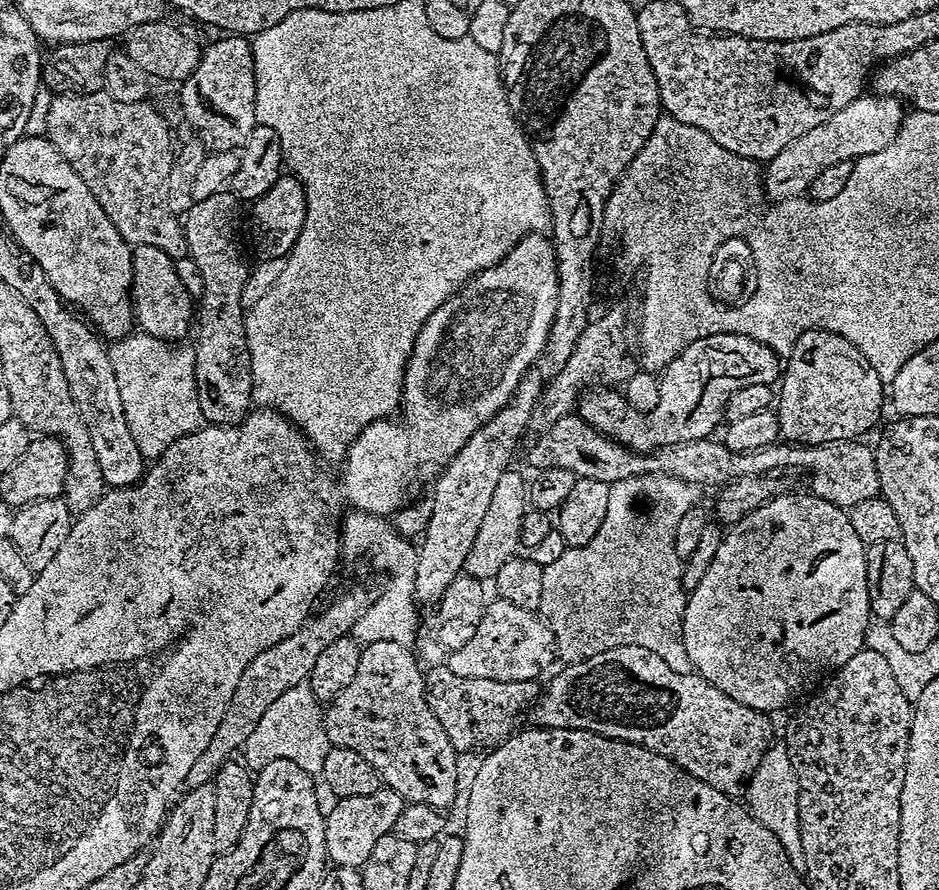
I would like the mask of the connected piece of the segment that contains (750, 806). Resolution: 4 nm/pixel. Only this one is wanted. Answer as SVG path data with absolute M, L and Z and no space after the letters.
M783 742L773 743L748 783L746 807L755 820L762 822L762 826L766 826L766 830L770 830L774 838L778 838L782 850L786 850L786 858L790 858L790 866L794 866L796 872L803 873L806 858L802 854L802 834L798 826L799 793L798 774L794 774L786 746Z

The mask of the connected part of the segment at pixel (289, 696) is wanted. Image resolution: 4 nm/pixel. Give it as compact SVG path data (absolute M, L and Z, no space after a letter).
M307 684L292 686L280 694L259 718L254 732L243 746L243 761L251 767L260 768L279 755L296 761L298 766L313 776L321 775L326 754L332 747L326 734L323 713L323 707L311 687Z

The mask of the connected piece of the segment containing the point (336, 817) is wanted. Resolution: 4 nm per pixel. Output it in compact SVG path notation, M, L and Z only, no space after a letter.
M382 786L374 790L374 794L345 796L335 803L332 809L327 809L324 821L328 859L333 865L342 868L360 868L370 858L370 852L377 845L378 838L396 828L406 801L392 788Z

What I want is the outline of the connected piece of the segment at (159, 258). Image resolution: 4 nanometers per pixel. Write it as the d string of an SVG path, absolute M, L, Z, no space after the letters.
M141 244L134 256L134 282L137 288L134 296L138 301L138 324L150 335L164 342L172 342L175 336L188 332L188 323L194 320L194 297L180 280L176 260L168 257L159 244Z

